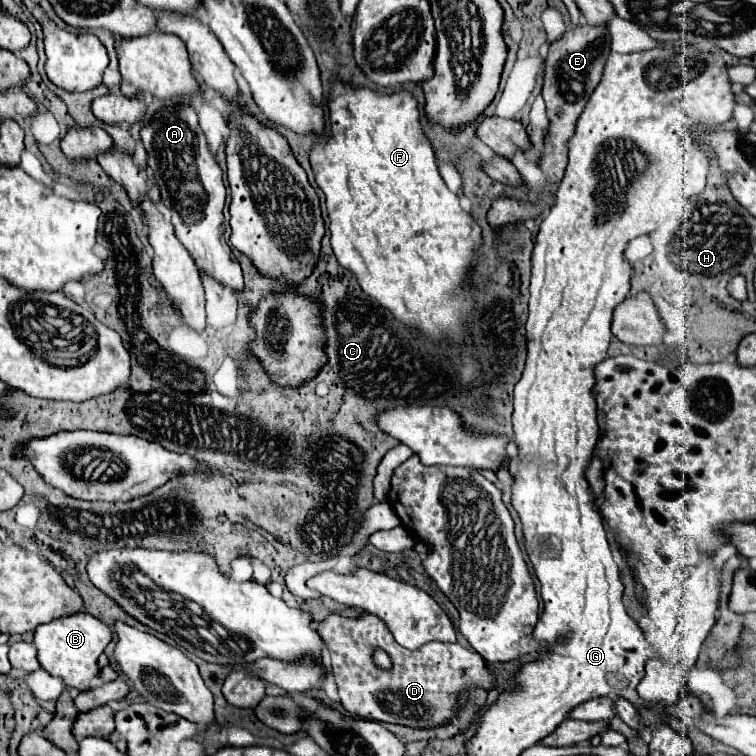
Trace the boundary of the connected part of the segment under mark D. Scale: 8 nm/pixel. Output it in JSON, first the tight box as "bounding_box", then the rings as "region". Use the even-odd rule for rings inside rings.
{"bounding_box":[318,614,496,728],"region":[[[364,614],[356,620],[326,616],[318,626],[318,634],[322,634],[320,638],[332,656],[332,670],[342,706],[354,718],[402,724],[410,728],[436,728],[448,724],[456,716],[458,698],[462,694],[470,694],[476,688],[484,688],[488,692],[496,686],[496,678],[490,674],[478,652],[462,646],[460,642],[428,642],[418,650],[406,650],[374,614]],[[376,648],[382,648],[390,656],[390,670],[376,664]]]}

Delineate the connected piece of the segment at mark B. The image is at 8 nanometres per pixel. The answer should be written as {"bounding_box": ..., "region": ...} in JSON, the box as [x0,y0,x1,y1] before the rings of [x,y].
{"bounding_box":[34,612,112,692],"region":[[[86,612],[76,616],[62,616],[50,624],[42,624],[36,628],[34,634],[34,646],[38,648],[40,666],[48,674],[62,678],[66,686],[76,688],[80,692],[92,688],[92,680],[100,674],[98,656],[104,652],[110,640],[112,640],[112,630],[102,620]]]}

